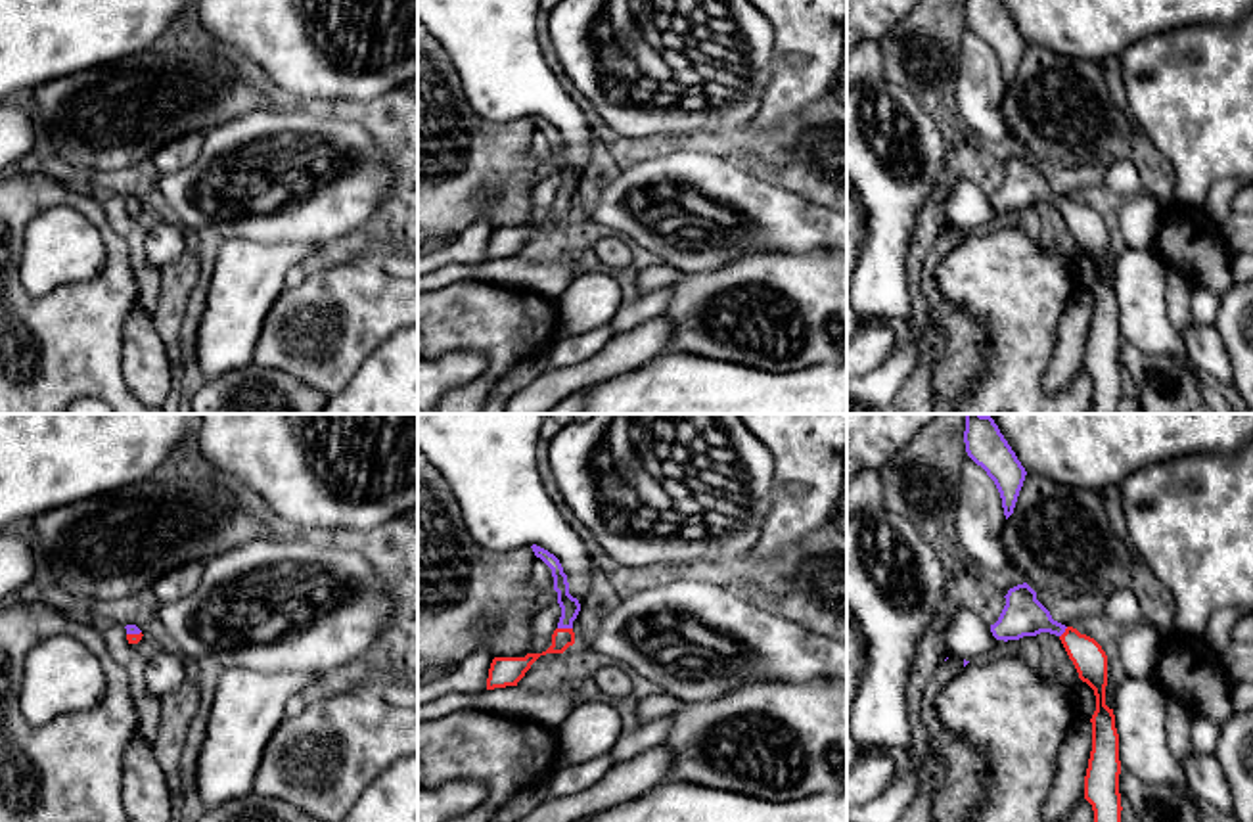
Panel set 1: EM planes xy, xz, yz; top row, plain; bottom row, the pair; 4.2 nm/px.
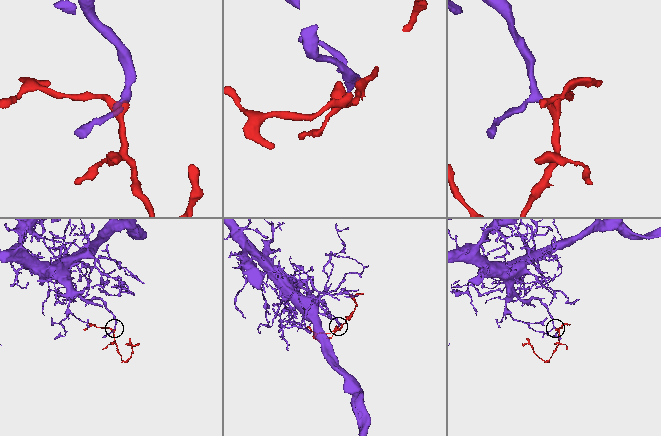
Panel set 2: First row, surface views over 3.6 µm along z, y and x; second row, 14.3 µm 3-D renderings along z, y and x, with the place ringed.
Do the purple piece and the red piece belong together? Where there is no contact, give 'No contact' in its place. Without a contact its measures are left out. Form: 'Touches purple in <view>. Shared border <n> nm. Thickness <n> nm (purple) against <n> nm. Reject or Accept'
Touches purple in xz. Shared border 60 nm. Thickness 80 nm (purple) against 90 nm. Accept

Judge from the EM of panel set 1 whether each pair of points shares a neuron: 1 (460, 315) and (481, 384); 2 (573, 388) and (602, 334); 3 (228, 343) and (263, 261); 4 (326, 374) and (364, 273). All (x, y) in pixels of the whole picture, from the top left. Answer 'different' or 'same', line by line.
1: same
2: different
3: same
4: same

